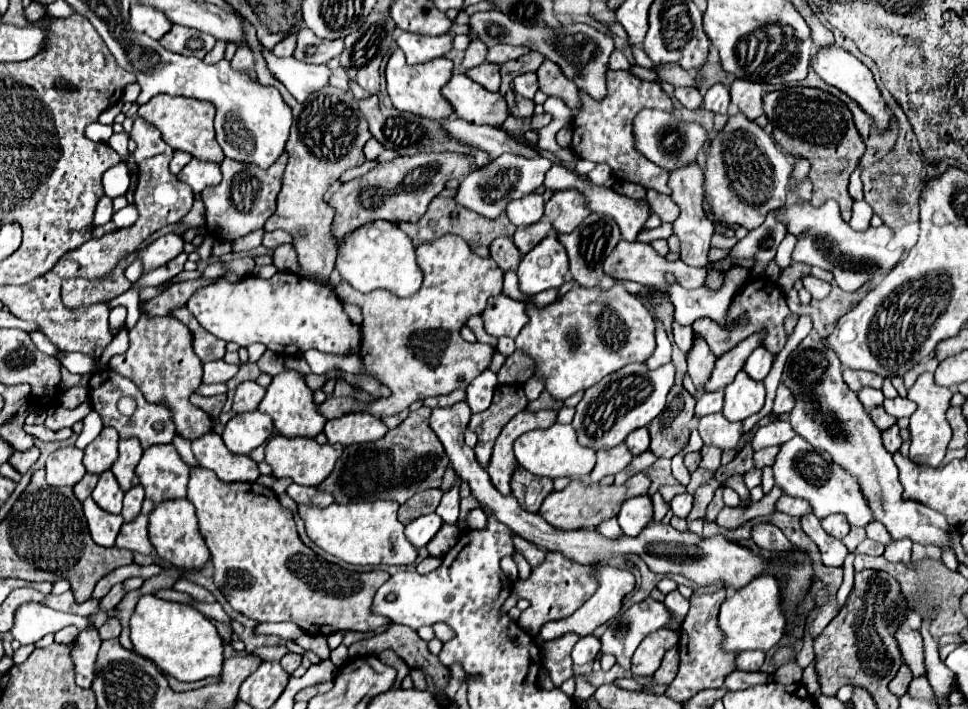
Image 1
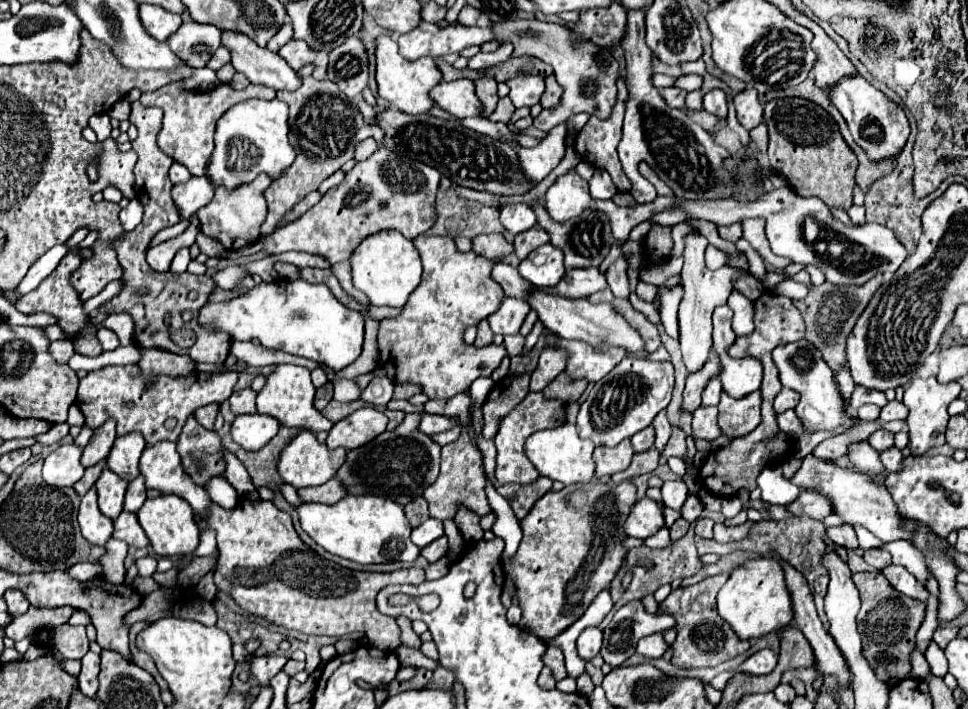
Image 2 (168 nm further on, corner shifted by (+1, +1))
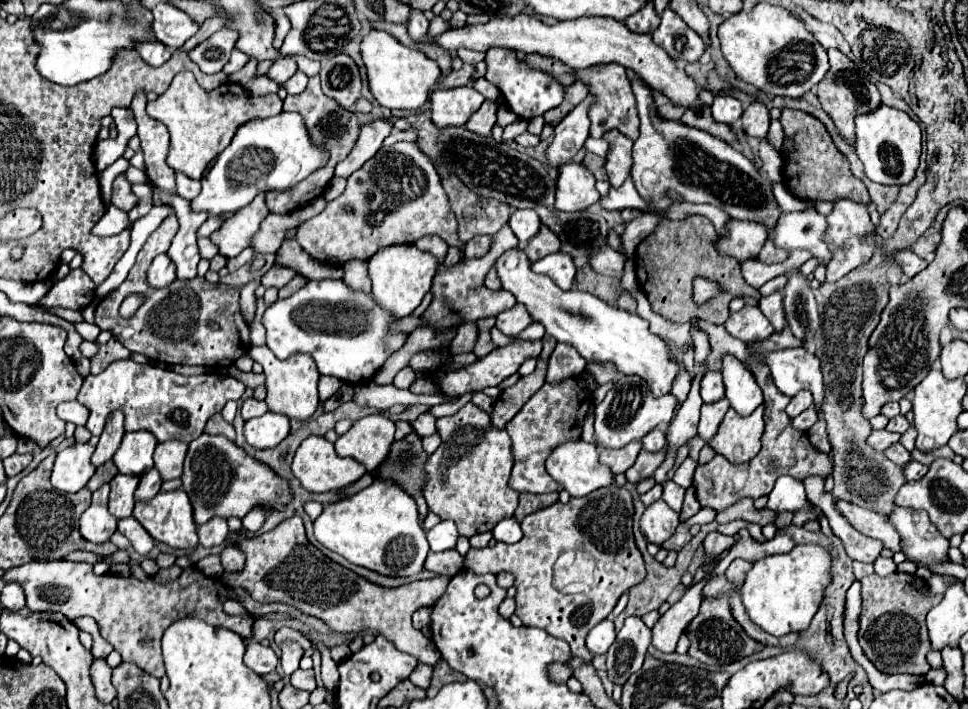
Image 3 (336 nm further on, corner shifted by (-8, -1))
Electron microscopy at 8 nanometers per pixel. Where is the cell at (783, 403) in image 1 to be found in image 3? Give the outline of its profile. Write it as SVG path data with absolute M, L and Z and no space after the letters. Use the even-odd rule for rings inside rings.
M801 390L801 392L797 392L797 394L791 398L791 402L789 402L789 406L787 406L787 416L789 416L789 418L795 418L795 416L799 416L803 410L807 410L811 404L813 404L811 392Z

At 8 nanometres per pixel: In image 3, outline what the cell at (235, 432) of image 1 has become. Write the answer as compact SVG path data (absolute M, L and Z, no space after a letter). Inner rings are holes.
M265 412L261 418L245 422L245 438L253 448L273 448L289 434L289 418Z

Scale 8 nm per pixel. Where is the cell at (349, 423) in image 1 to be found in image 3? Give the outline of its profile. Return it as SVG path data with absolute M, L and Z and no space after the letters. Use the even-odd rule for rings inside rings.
M381 412L361 418L335 442L339 456L349 456L373 472L391 450L395 424Z

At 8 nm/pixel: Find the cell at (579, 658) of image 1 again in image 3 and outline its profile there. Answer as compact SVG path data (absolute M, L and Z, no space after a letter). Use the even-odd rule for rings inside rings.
M611 618L599 622L587 634L587 648L593 654L605 654L613 642L615 642L615 628L613 628L613 620Z

